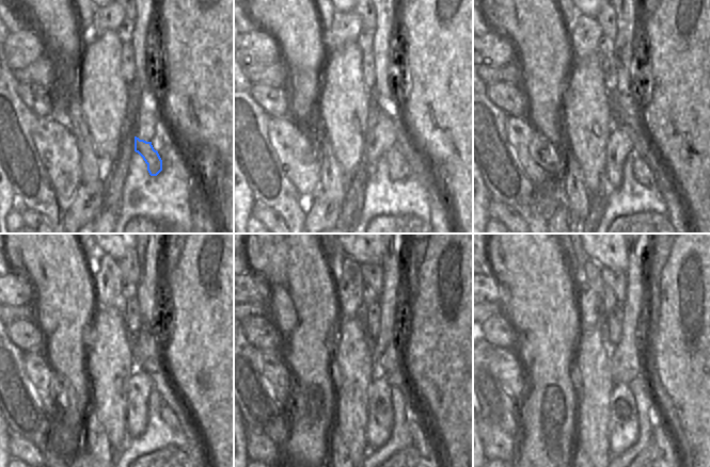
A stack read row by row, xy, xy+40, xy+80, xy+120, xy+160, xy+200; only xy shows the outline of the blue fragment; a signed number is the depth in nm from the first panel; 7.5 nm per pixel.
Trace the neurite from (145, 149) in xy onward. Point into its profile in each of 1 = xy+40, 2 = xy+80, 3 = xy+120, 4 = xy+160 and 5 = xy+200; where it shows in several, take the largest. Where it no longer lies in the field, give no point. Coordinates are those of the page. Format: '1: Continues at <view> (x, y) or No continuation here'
1: Continues at xy+40 (398, 168)
2: Continues at xy+80 (643, 174)
3: Continues at xy+120 (167, 415)
4: Continues at xy+160 (422, 441)
5: Continues at xy+200 (660, 437).

